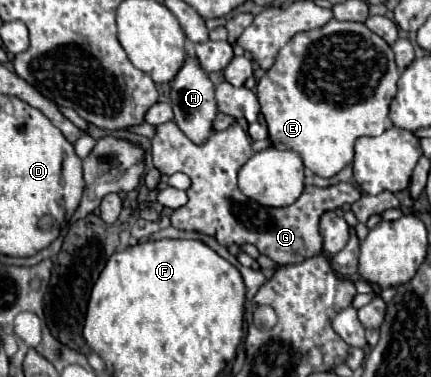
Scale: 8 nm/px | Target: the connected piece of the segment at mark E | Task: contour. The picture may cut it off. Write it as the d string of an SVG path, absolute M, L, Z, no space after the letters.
M331 19L327 25L323 25L319 29L297 33L279 51L275 65L269 71L265 71L263 79L257 83L257 97L259 97L259 103L261 103L261 113L263 113L263 117L267 121L267 127L269 127L269 139L273 143L273 147L277 147L277 149L291 149L291 151L299 153L303 163L305 163L305 167L311 169L319 177L333 177L333 175L337 175L345 165L349 165L353 161L353 145L355 145L355 141L359 137L363 137L363 135L381 135L387 129L387 125L389 125L387 123L389 103L391 103L391 99L397 93L397 79L399 79L399 71L397 71L391 47L383 41L383 37L379 37L371 29L367 29L365 23L347 23L347 21Z

